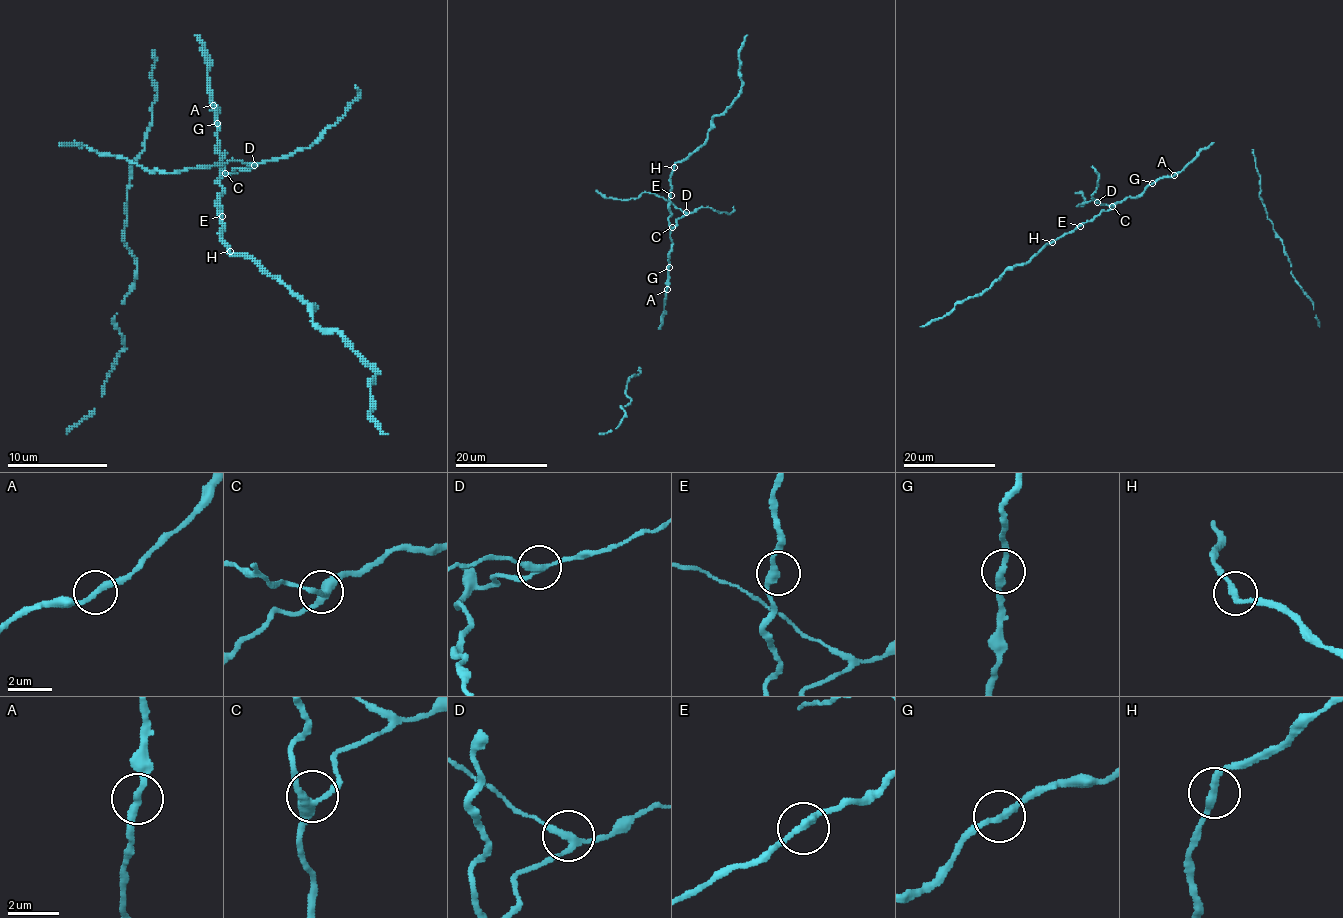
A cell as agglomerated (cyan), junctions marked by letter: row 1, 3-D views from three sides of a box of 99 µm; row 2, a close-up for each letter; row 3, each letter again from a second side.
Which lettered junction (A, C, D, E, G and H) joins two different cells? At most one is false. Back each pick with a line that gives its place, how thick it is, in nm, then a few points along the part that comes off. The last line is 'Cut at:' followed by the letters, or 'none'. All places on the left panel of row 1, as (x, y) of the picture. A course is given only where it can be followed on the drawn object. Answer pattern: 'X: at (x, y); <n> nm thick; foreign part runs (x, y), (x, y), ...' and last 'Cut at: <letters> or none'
D: at (254, 165); 240 nm thick; foreign part runs (255, 166), (227, 161), (202, 168), (162, 173), (77, 145), (59, 143)
Cut at: D

